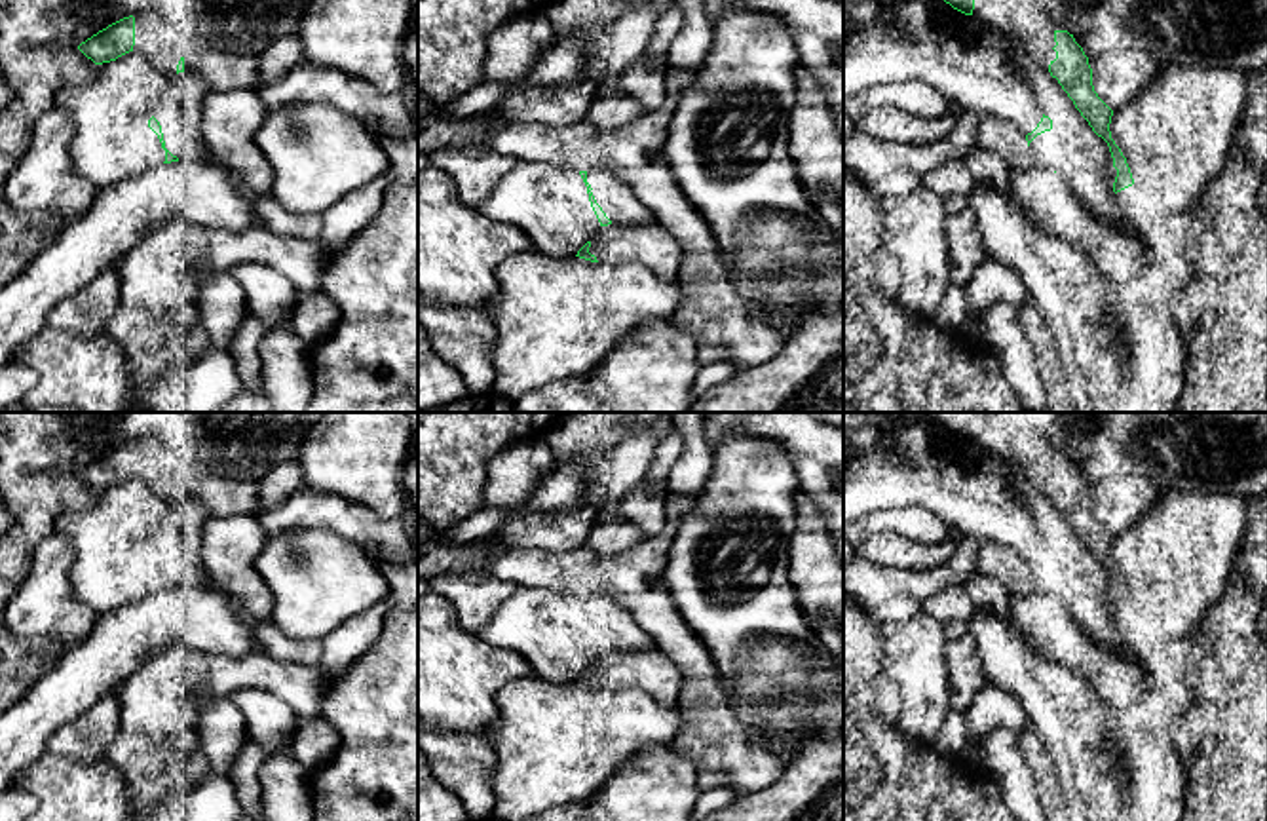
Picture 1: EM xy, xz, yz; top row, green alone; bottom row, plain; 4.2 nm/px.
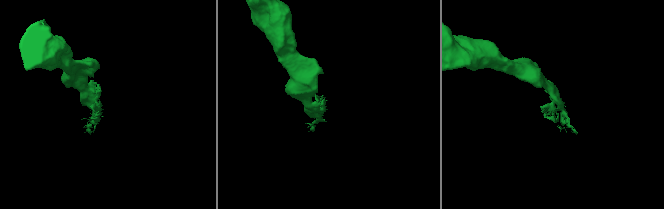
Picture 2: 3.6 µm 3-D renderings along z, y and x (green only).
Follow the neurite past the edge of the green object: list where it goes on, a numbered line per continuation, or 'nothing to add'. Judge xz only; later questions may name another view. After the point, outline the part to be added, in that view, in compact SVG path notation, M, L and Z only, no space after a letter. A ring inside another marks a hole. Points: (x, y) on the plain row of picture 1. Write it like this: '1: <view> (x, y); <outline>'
1: xz (650, 671); M659 648L600 652L589 678L602 690L640 690L665 707L676 705L682 688L678 667Z

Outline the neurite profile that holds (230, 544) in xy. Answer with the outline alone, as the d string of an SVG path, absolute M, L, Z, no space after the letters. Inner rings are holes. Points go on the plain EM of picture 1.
M255 513L207 519L201 536L201 566L215 589L237 601L255 623L272 618L274 597L255 566L268 540Z

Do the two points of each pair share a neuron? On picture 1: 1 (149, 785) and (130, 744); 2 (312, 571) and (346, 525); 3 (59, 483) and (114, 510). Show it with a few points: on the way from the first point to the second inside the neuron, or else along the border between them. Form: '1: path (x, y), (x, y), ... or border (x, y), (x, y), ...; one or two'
1: path (137, 778), (130, 770), (130, 755); one
2: border (295, 529), (329, 529), (354, 540), (375, 563); two
3: border (97, 491), (90, 506), (67, 510), (56, 525); two

